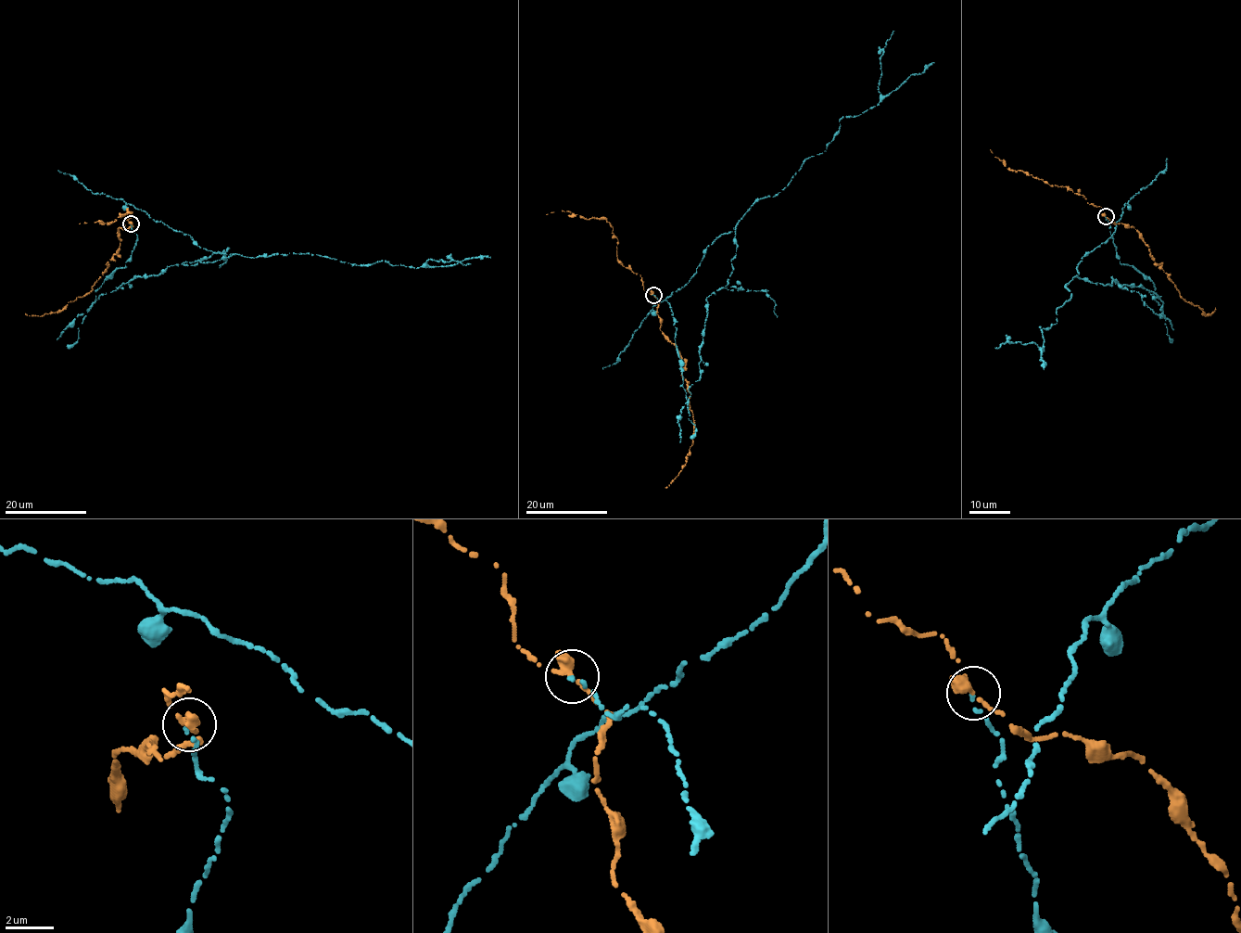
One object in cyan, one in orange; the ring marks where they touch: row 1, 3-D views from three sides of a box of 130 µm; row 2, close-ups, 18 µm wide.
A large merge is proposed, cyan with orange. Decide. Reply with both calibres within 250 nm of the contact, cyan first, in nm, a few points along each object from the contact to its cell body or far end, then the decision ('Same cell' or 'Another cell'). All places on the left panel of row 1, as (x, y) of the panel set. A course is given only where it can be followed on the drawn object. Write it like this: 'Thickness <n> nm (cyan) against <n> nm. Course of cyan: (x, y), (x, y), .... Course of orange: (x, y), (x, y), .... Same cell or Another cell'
Thickness 110 nm (cyan) against 440 nm. Course of cyan: (131, 223), (131, 258), (91, 305), (137, 276), (235, 254), (470, 263). Course of orange: (131, 223), (118, 229), (119, 255), (107, 263), (86, 294), (56, 312), (25, 313). Another cell

